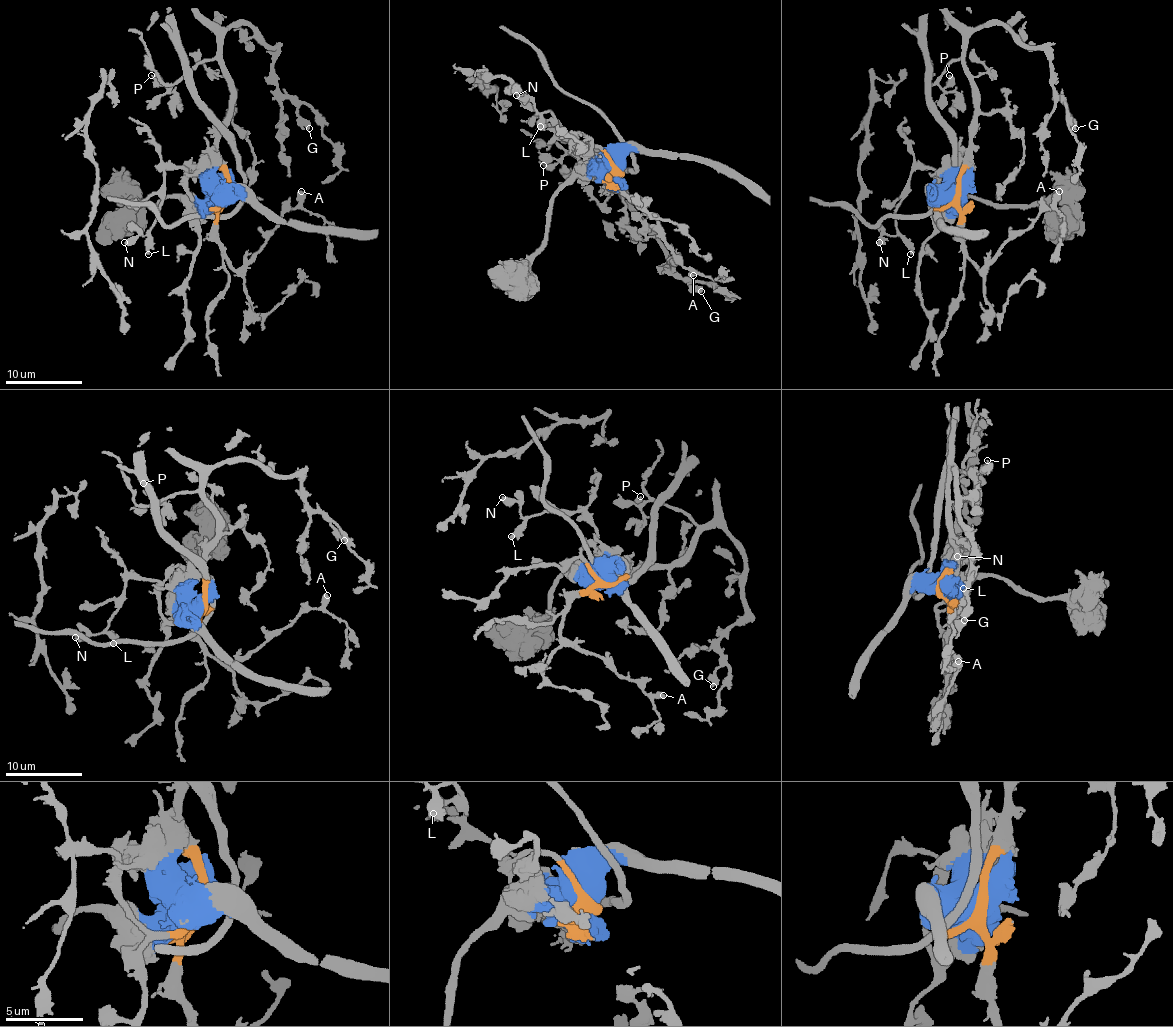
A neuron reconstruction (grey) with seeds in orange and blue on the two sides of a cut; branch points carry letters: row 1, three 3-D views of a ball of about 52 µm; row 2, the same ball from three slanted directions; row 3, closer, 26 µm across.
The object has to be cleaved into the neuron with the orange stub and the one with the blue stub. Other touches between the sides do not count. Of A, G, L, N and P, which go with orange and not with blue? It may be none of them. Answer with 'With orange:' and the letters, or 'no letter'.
With orange: A, G, L, N, P

